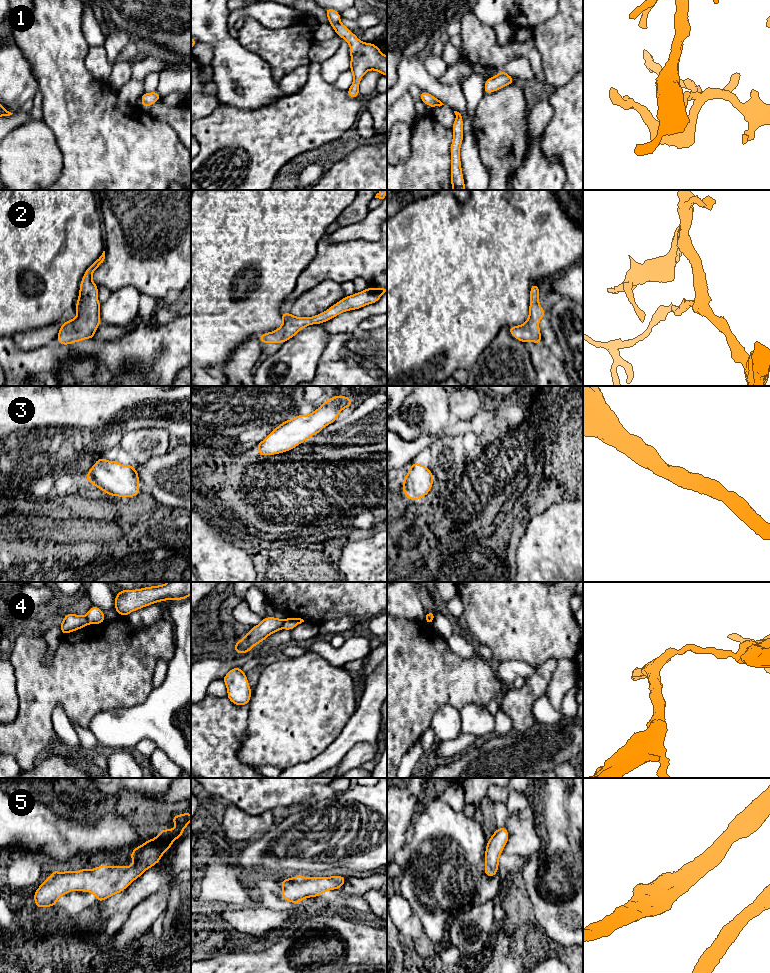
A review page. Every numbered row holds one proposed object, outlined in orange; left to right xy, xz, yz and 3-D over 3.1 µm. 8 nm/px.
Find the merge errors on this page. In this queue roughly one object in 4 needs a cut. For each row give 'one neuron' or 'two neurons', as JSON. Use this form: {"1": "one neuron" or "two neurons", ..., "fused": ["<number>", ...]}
{"1": "one neuron", "2": "one neuron", "3": "one neuron", "4": "two neurons", "5": "one neuron", "fused": ["4"]}

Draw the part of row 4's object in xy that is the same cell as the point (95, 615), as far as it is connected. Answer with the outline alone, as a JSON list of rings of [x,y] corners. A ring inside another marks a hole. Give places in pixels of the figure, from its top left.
[[[92,606],[85,615],[88,624],[102,624],[105,622],[104,612],[96,606]]]

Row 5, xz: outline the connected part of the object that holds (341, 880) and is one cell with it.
[[[301,875],[282,879],[281,897],[285,901],[299,904],[301,900],[318,897],[329,890],[341,889],[346,876],[304,877]]]

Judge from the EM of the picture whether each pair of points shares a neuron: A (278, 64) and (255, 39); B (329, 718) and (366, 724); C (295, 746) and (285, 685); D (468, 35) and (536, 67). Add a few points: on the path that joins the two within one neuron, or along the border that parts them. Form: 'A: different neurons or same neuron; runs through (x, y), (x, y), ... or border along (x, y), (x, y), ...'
A: same neuron; runs through (274, 58), (261, 45)
B: different neurons; border along (358, 701), (355, 712), (334, 741)
C: same neuron; runs through (295, 731), (295, 700)
D: same neuron; runs through (486, 51), (523, 51)

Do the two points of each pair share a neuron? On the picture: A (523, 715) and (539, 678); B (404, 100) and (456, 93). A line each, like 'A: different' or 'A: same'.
A: same
B: different

